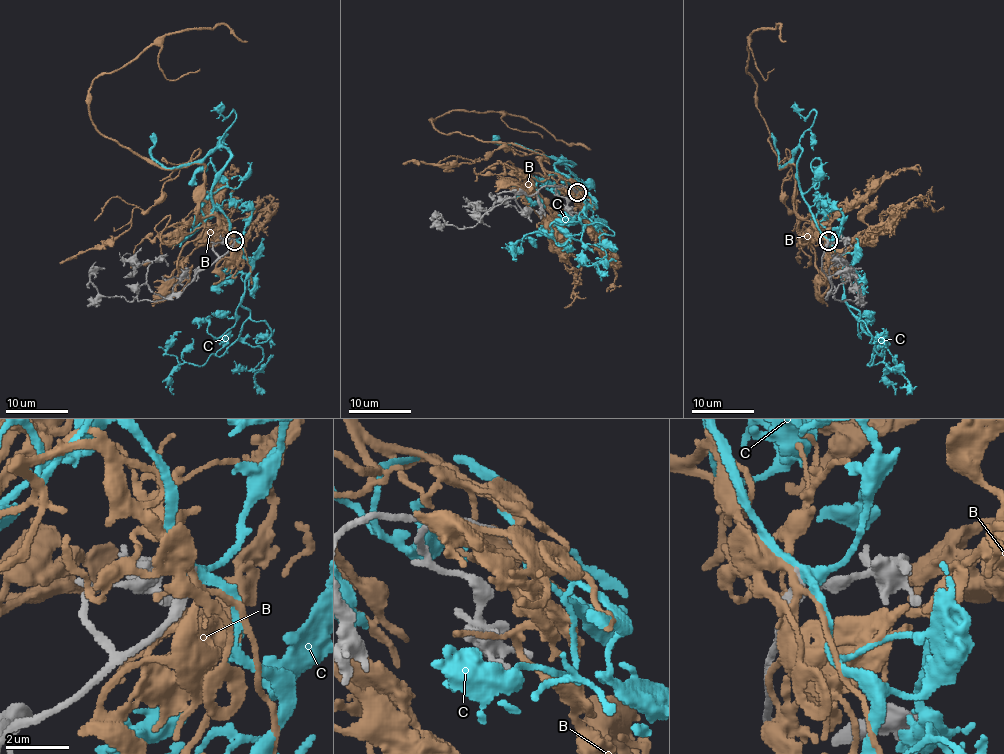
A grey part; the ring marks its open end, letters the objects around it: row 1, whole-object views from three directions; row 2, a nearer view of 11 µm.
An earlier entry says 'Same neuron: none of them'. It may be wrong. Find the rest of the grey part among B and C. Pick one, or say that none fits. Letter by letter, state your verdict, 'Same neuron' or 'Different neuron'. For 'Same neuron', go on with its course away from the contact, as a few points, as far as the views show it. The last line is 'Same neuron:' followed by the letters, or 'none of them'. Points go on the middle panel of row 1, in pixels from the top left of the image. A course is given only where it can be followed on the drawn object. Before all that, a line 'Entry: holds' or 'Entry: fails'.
Entry: fails
B: Different neuron
C: Same neuron. Its course: (577, 192), (594, 206), (584, 210), (592, 223), (578, 240), (563, 245), (531, 232), (509, 248), (523, 242)
Same neuron: C

